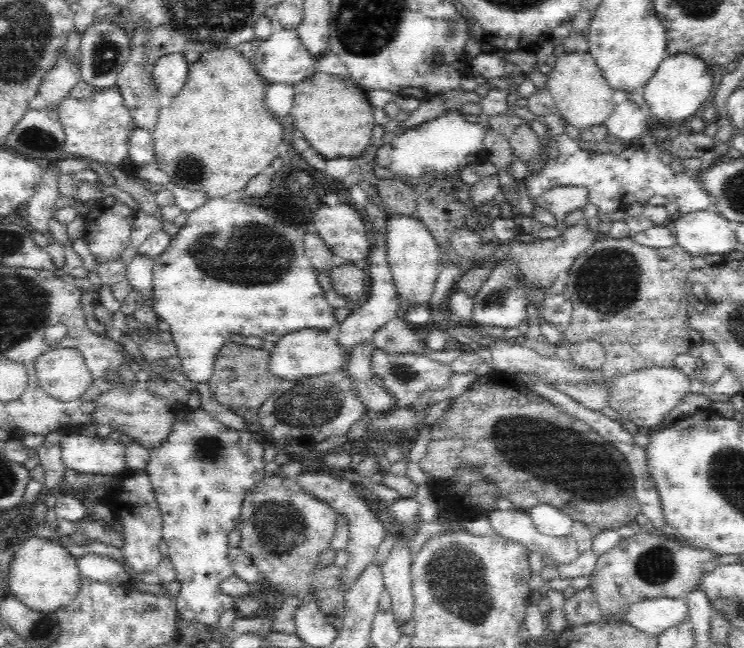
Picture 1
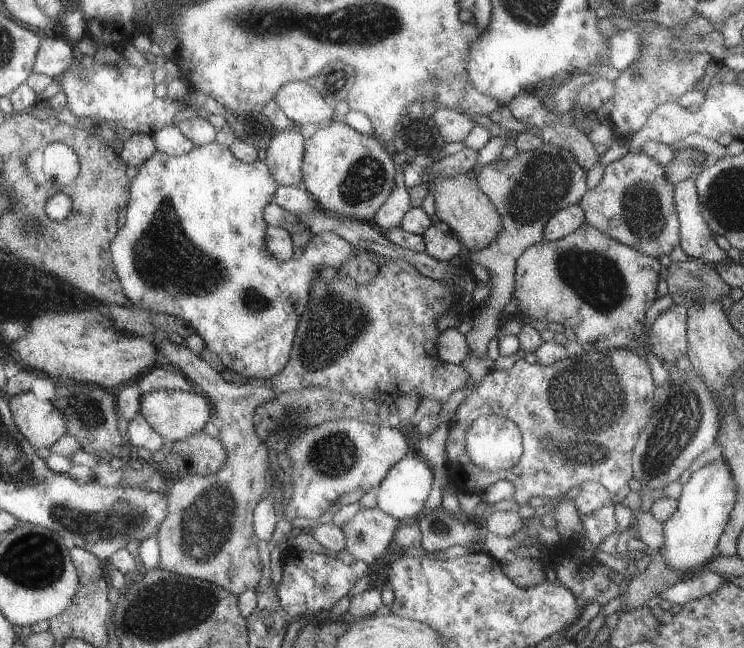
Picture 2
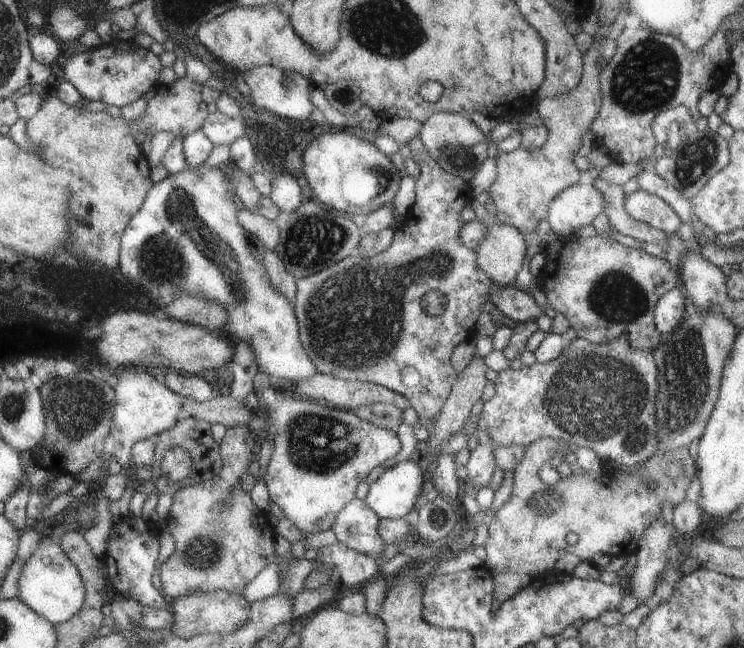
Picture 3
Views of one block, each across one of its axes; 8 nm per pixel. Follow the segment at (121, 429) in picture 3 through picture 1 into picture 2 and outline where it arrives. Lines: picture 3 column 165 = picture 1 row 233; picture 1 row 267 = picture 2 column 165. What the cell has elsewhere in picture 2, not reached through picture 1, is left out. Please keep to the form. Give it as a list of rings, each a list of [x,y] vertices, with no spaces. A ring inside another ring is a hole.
[[[154,390],[153,392],[143,393],[139,401],[138,412],[165,442],[181,442],[199,432],[207,421],[212,420],[209,403],[207,398],[200,396],[199,391],[196,390]]]

